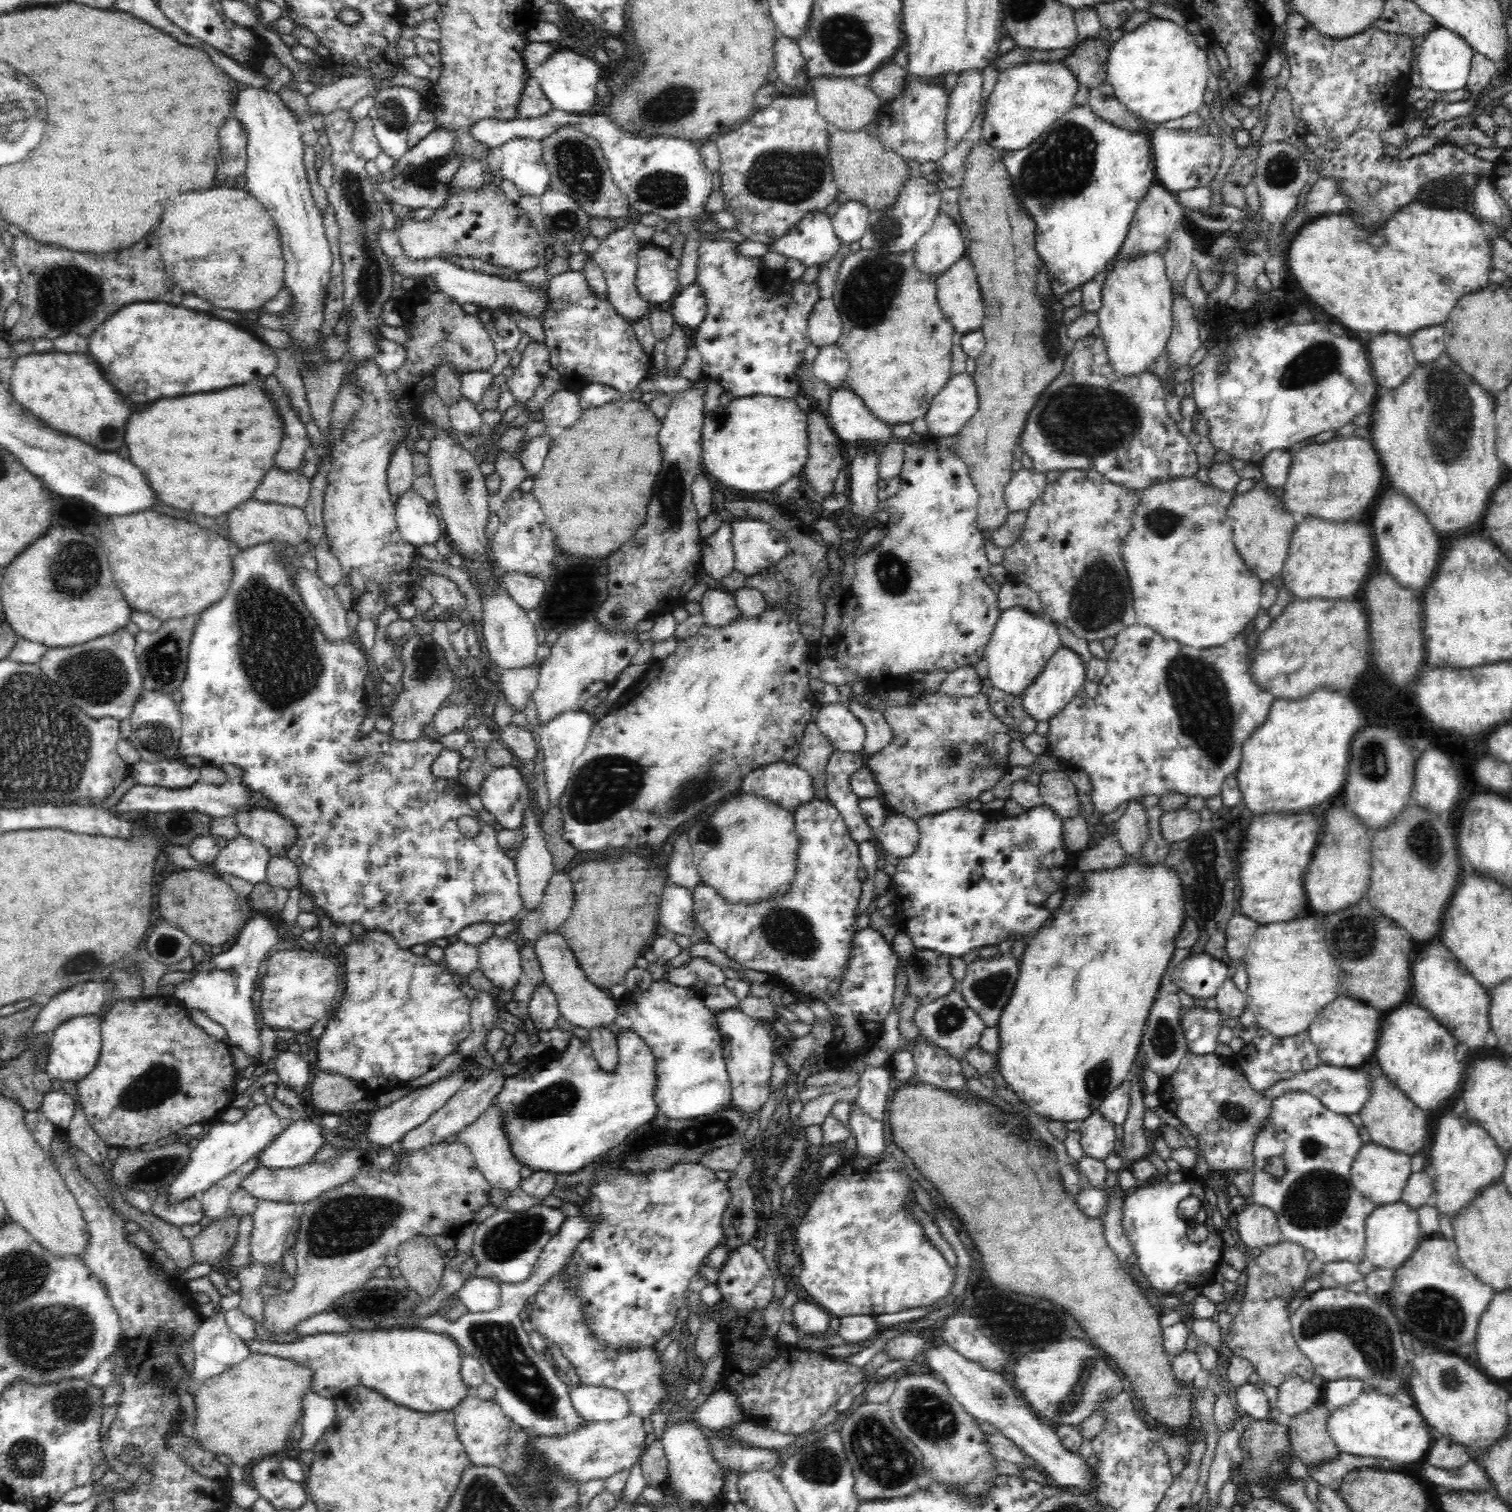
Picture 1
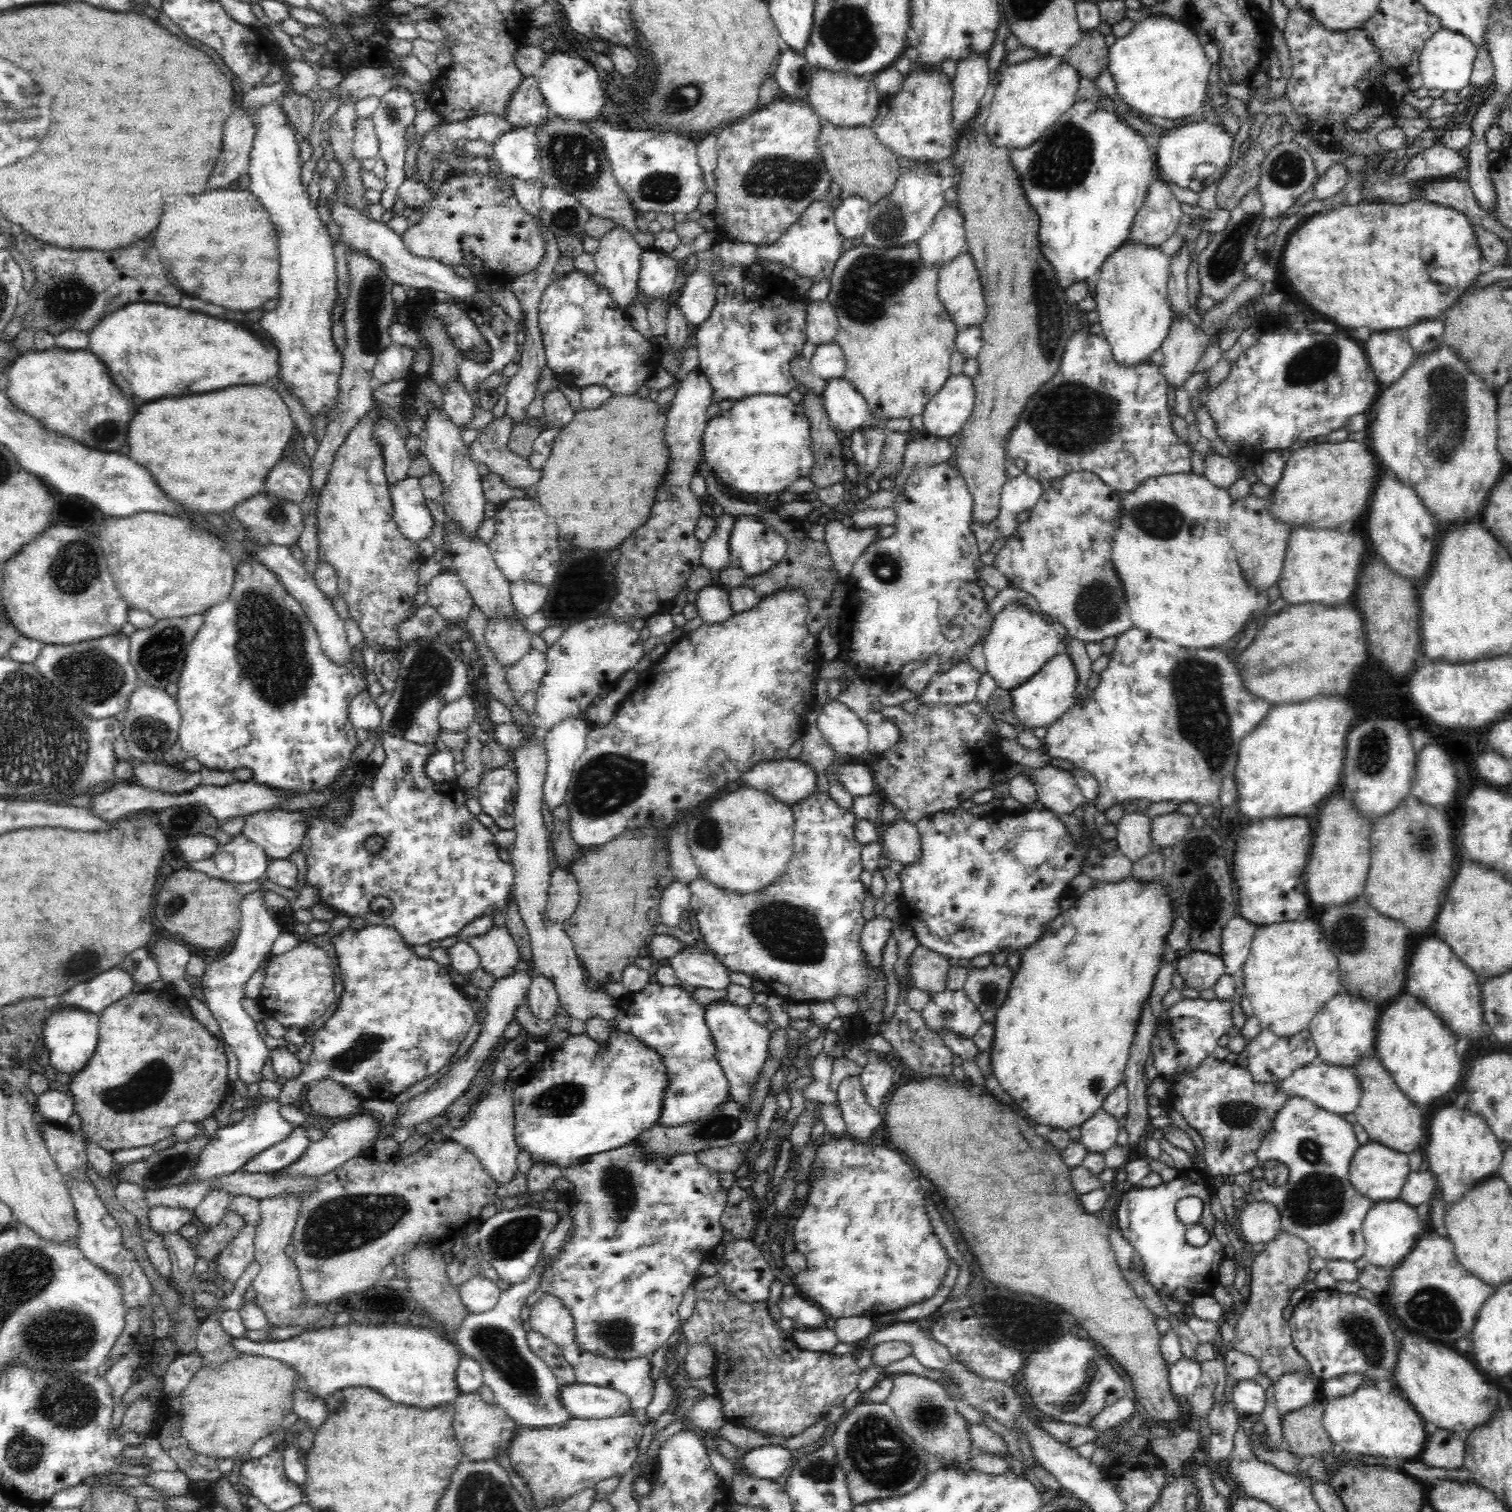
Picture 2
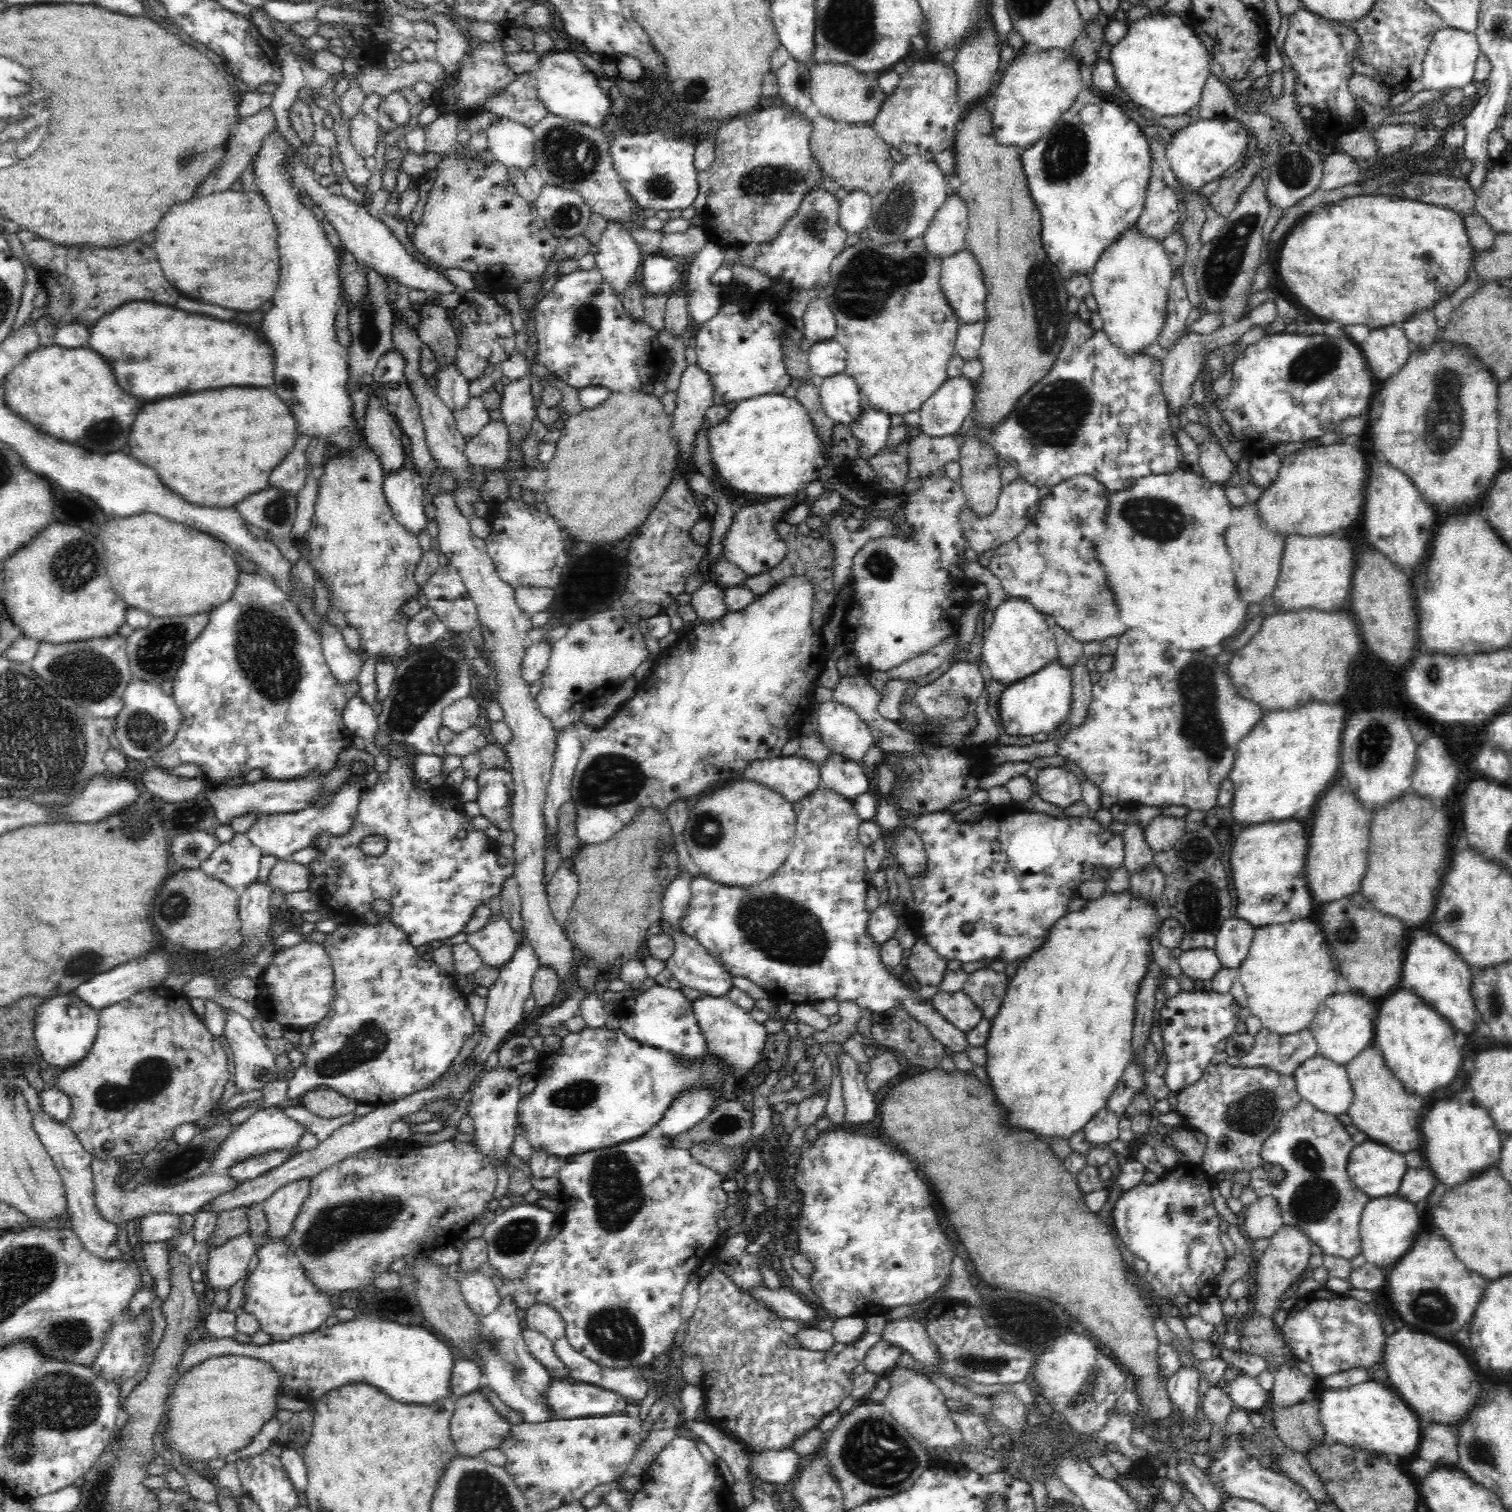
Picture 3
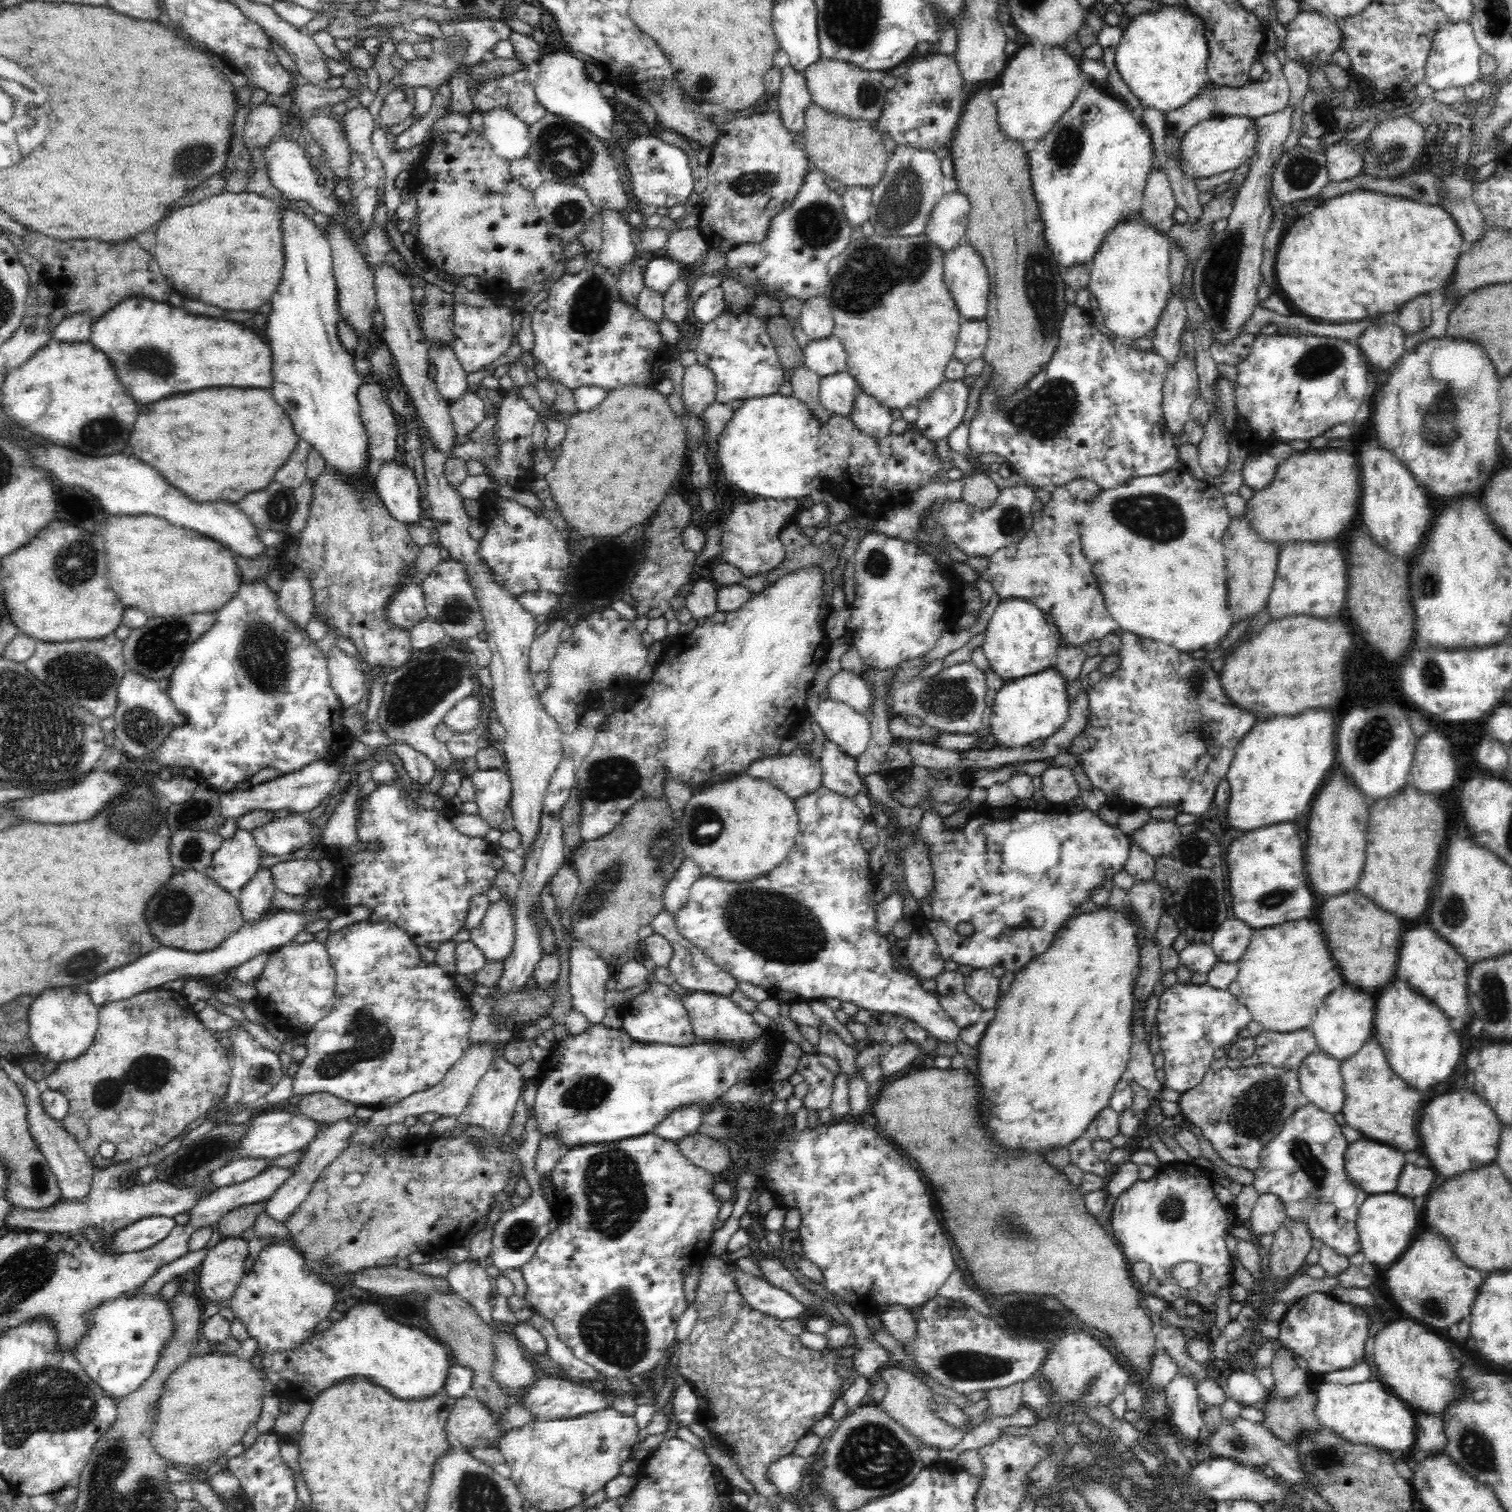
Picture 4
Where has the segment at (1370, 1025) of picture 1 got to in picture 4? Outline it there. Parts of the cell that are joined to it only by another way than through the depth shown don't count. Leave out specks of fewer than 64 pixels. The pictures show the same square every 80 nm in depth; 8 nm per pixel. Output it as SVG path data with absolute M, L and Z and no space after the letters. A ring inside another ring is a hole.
M1344 986L1338 988L1336 992L1330 992L1317 1012L1310 1029L1317 1040L1318 1051L1326 1052L1340 1062L1359 1052L1367 1039L1373 1036L1375 996L1357 987Z

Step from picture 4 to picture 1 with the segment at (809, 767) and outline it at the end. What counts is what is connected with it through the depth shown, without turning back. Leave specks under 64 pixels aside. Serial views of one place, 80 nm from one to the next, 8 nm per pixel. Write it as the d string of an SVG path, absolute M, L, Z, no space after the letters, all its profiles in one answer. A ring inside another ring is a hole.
M795 762L762 764L743 780L741 791L762 796L790 812L815 797L812 776Z

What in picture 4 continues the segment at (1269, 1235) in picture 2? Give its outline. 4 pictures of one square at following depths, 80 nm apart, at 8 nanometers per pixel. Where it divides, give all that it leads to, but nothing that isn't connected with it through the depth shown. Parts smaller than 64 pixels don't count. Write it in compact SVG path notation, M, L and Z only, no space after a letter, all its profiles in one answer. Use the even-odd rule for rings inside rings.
M1260 1194L1247 1220L1247 1226L1256 1237L1273 1234L1282 1226L1286 1217L1284 1204L1278 1196Z

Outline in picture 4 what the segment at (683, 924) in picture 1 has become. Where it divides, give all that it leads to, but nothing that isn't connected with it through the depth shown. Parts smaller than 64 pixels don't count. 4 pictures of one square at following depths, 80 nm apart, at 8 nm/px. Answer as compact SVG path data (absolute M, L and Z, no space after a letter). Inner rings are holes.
M686 857L678 870L666 884L663 892L663 908L672 914L686 904L692 885L704 876L700 866L692 858Z

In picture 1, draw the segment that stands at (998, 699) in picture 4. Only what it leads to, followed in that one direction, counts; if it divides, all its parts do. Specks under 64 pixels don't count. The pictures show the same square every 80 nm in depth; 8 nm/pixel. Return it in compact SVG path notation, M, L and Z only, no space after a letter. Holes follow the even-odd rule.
M1061 648L1051 656L1034 683L1024 688L1023 695L1019 696L1020 705L1031 718L1040 722L1050 722L1056 713L1062 712L1066 705L1076 696L1078 686L1085 680L1085 670L1082 659L1072 649Z

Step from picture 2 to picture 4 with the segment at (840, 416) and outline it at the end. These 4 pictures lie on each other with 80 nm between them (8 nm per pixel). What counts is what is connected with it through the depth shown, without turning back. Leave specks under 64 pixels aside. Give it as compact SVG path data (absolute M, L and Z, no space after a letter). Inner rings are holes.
M848 364L840 371L821 378L819 399L831 415L847 418L851 414L852 403L855 402L857 381L850 373Z

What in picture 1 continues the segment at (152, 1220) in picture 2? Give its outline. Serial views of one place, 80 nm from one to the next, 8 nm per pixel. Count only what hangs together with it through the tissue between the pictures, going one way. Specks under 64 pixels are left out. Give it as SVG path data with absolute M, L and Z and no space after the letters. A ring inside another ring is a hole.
M153 1196L150 1213L170 1225L182 1226L196 1224L203 1216L203 1205L198 1200L186 1200L180 1205L168 1207L162 1196Z

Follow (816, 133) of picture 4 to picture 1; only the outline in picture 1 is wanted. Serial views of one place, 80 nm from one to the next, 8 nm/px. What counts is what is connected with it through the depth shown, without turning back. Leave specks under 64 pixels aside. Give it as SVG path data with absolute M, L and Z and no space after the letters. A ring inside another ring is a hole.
M828 124L827 132L830 135L827 146L834 184L840 192L847 199L863 202L869 210L880 210L894 204L904 180L912 174L906 160L882 145L876 135L866 129L845 132Z

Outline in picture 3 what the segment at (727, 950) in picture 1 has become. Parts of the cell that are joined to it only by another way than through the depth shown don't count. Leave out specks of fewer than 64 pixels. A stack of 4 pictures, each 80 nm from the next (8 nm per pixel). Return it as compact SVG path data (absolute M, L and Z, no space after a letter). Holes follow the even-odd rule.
M819 786L793 803L793 809L797 816L795 843L784 866L778 868L771 878L748 887L725 886L702 874L694 876L688 908L678 916L678 930L696 939L733 977L748 978L764 988L770 1000L777 1004L811 1004L834 999L852 1001L863 1011L876 1013L900 1007L944 1046L953 1052L965 1052L969 1044L964 1032L934 1008L931 998L919 998L918 989L913 989L898 977L896 971L885 966L880 957L881 944L873 942L867 933L872 912L866 909L866 893L871 884L864 878L867 873L866 847L858 838L864 820L857 815L852 799Z

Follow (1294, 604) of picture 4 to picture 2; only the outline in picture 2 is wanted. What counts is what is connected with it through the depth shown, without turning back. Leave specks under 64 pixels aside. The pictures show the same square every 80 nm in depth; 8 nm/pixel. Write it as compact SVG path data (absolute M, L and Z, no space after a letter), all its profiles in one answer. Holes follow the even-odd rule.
M1304 526L1292 528L1283 569L1277 581L1280 598L1286 605L1302 604L1344 604L1354 592L1360 568L1365 562L1366 546L1356 534L1338 534L1332 529L1309 529Z

